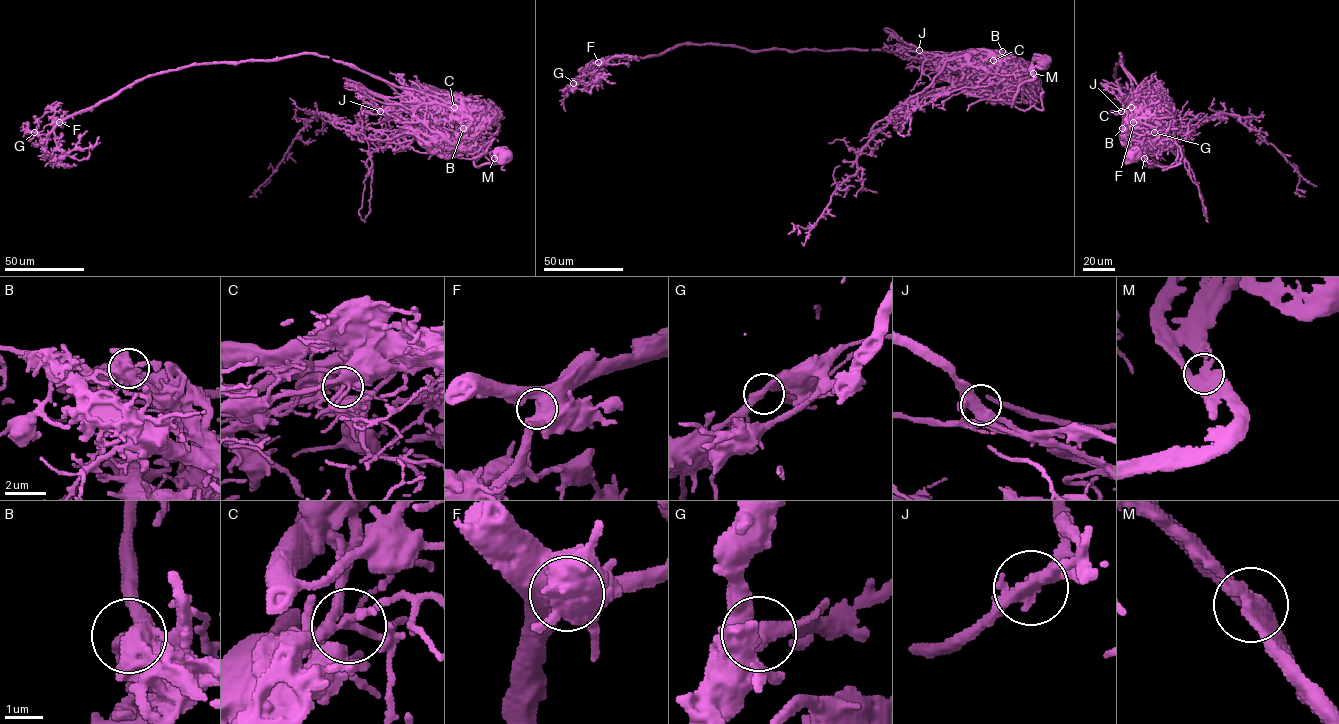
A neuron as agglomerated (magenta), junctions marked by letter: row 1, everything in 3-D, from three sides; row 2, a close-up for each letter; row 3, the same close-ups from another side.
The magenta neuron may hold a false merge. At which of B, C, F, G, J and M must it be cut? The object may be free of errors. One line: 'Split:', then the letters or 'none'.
Split: J

